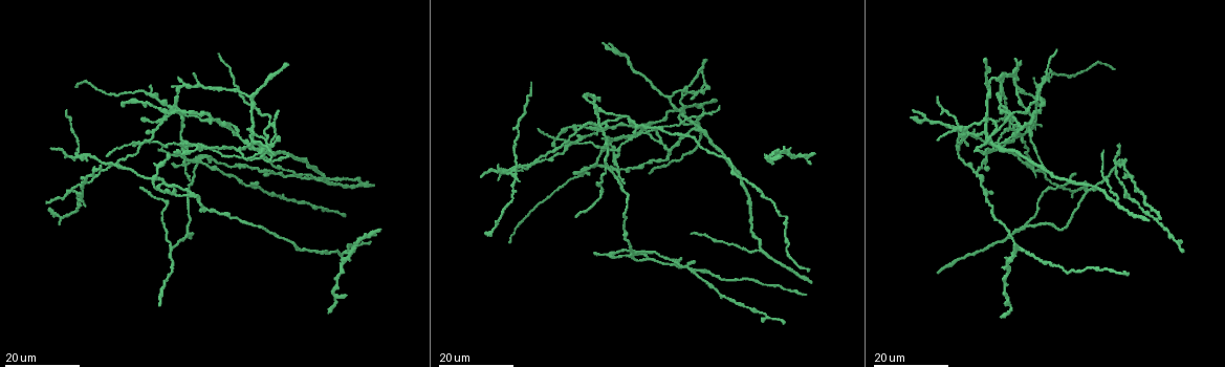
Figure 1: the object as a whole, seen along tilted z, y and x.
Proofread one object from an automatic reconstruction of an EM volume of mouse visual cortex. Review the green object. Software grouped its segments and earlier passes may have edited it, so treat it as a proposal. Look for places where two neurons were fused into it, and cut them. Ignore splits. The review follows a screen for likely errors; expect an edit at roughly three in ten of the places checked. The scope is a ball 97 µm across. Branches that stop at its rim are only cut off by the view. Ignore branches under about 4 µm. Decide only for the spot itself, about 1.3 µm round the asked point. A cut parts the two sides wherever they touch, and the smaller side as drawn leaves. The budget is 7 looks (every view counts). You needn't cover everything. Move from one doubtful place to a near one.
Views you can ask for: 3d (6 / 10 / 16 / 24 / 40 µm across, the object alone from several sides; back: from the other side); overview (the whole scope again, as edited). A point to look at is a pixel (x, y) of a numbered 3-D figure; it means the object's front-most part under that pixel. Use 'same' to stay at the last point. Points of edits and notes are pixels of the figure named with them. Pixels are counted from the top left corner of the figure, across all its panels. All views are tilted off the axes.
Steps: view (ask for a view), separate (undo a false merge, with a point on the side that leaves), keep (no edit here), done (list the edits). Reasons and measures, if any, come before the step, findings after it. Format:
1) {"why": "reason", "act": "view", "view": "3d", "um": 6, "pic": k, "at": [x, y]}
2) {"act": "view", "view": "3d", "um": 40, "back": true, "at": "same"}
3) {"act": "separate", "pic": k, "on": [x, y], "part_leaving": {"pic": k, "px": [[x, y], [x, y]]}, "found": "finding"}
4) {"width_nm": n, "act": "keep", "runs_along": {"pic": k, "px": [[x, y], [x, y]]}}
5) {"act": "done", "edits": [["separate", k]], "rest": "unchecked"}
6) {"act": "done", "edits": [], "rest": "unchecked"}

{"act": "view", "view": "3d", "um": 16, "pic": 1, "at": [181, 140]}

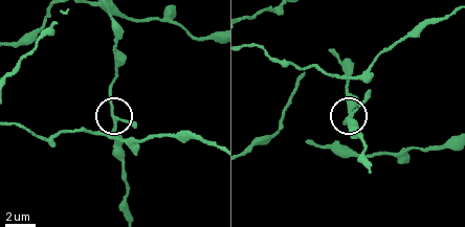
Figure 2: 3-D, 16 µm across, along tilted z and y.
{"why": "zoom in", "act": "view", "view": "3d", "um": 10, "pic": 2, "at": [116, 121]}

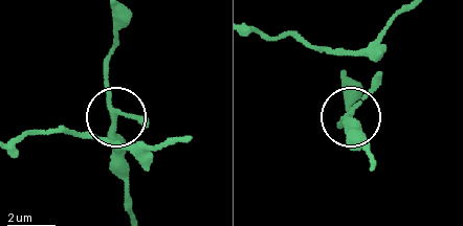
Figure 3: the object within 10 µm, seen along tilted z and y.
{"act": "keep", "found": "continuous, no second neuron"}

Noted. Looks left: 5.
{"why": "side arm on a straight run", "act": "view", "view": "3d", "um": 16, "pic": 1, "at": [658, 144]}

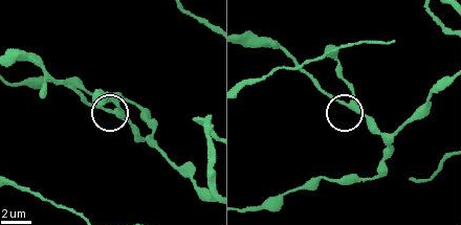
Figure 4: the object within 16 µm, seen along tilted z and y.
{"act": "view", "view": "3d", "um": 10, "pic": 4, "at": [349, 104]}

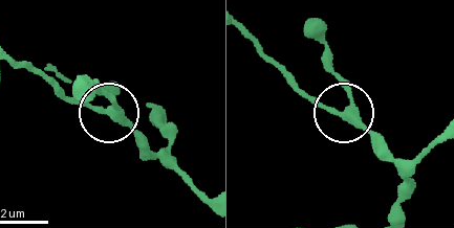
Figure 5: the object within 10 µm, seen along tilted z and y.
{"side_arm_um": 5, "act": "keep", "runs_along": {"pic": 5, "px": [[439, 137], [409, 160], [390, 156], [347, 119], [328, 67]]}, "found": "one neuron here"}

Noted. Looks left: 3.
{"why": "looks like a crossing", "act": "view", "view": "3d", "um": 16, "pic": 1, "at": [171, 112]}

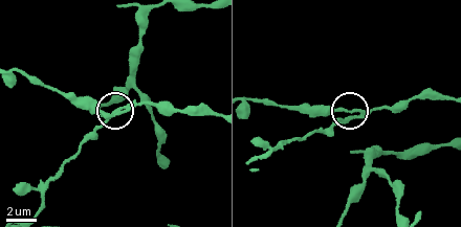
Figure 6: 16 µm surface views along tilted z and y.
{"act": "view", "view": "3d", "um": 6, "pic": 6, "at": [350, 114]}

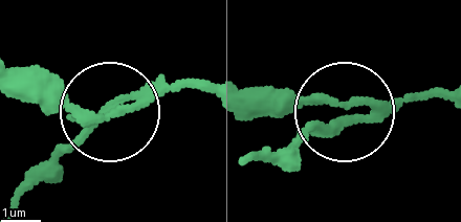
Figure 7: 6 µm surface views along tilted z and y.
{"act": "view", "view": "3d", "um": 6, "back": true, "pic": 7, "at": [109, 111]}

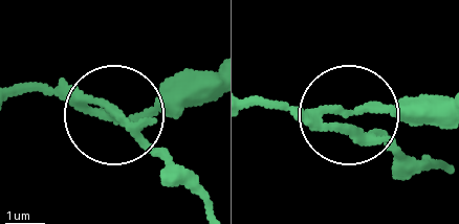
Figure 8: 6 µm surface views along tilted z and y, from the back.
{"arms": 4, "act": "separate", "pic": 8, "on": [122, 120], "found": "two neurons meet here"}

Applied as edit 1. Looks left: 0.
{"act": "done", "edits": [["separate", 8]], "rest": "unchecked"}

